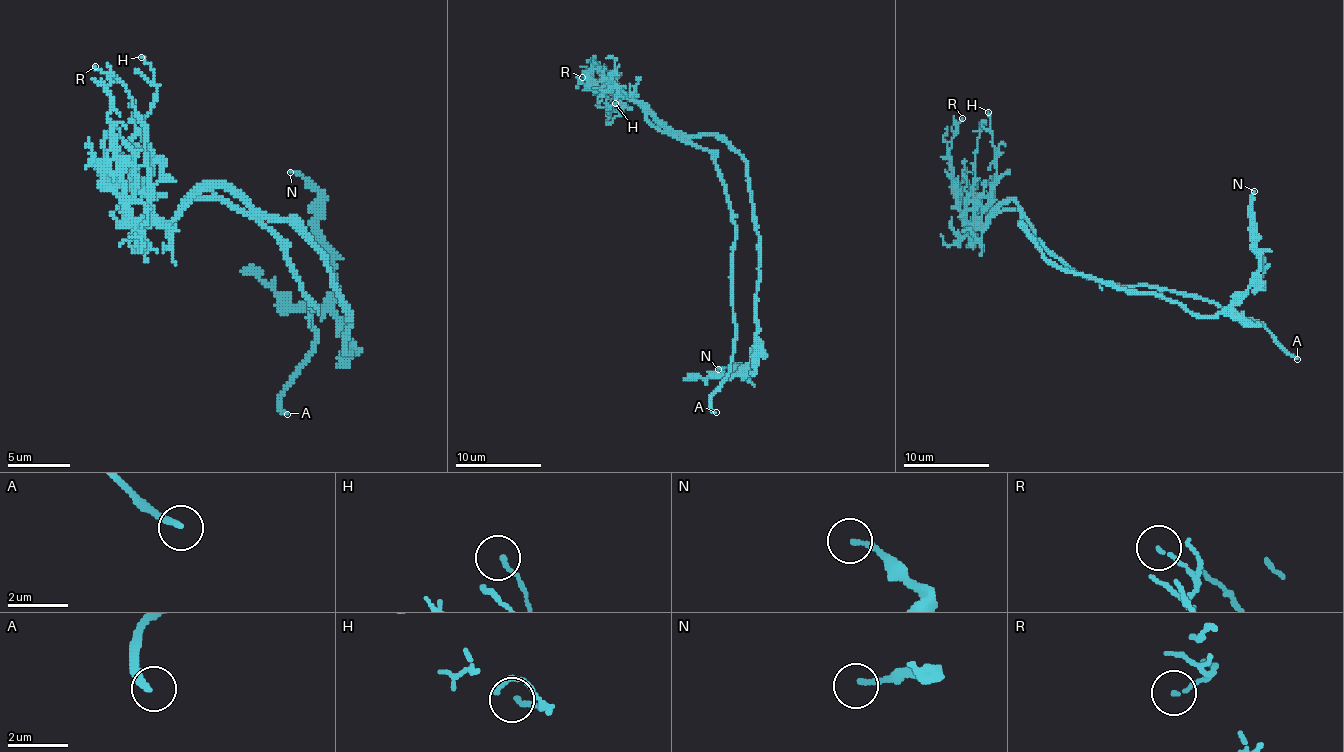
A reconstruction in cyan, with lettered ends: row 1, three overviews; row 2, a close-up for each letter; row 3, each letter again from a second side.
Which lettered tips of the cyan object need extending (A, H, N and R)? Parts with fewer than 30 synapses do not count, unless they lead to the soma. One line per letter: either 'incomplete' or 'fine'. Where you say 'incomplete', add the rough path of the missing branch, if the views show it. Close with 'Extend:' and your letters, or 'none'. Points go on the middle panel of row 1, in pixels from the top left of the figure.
A: incomplete; missing branch runs (716, 412), (737, 429), (739, 442), (750, 455), (801, 455), (817, 466), (844, 470)
H: fine
N: fine
R: fine
Extend: A

